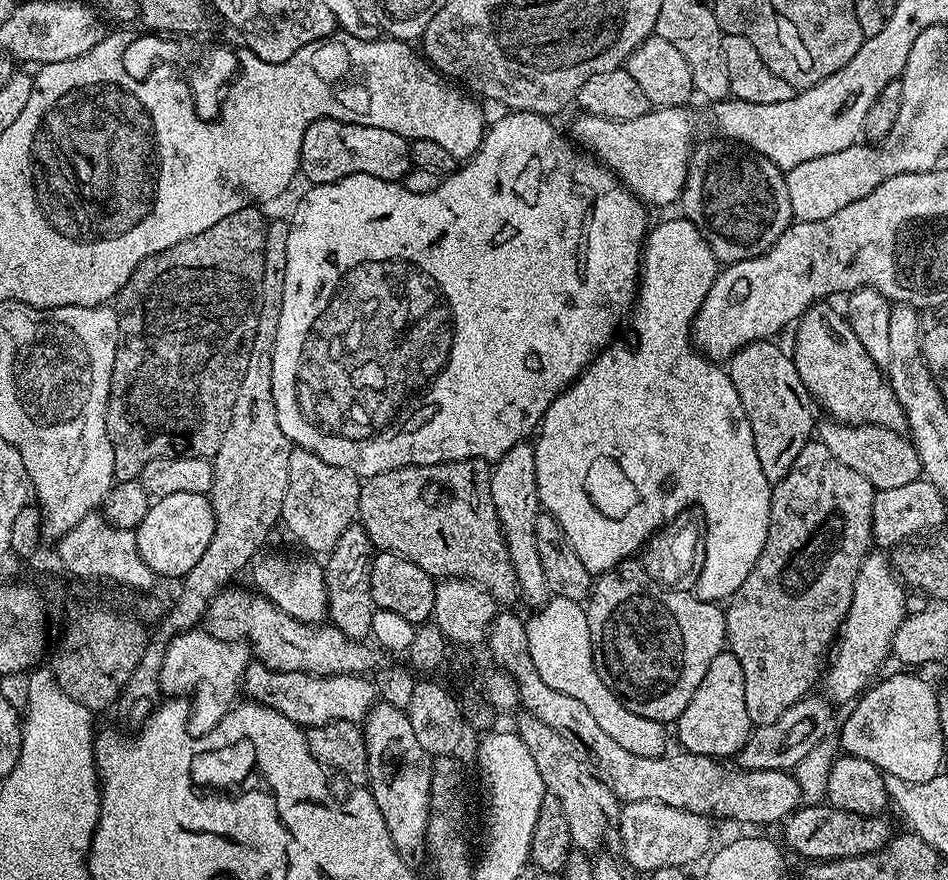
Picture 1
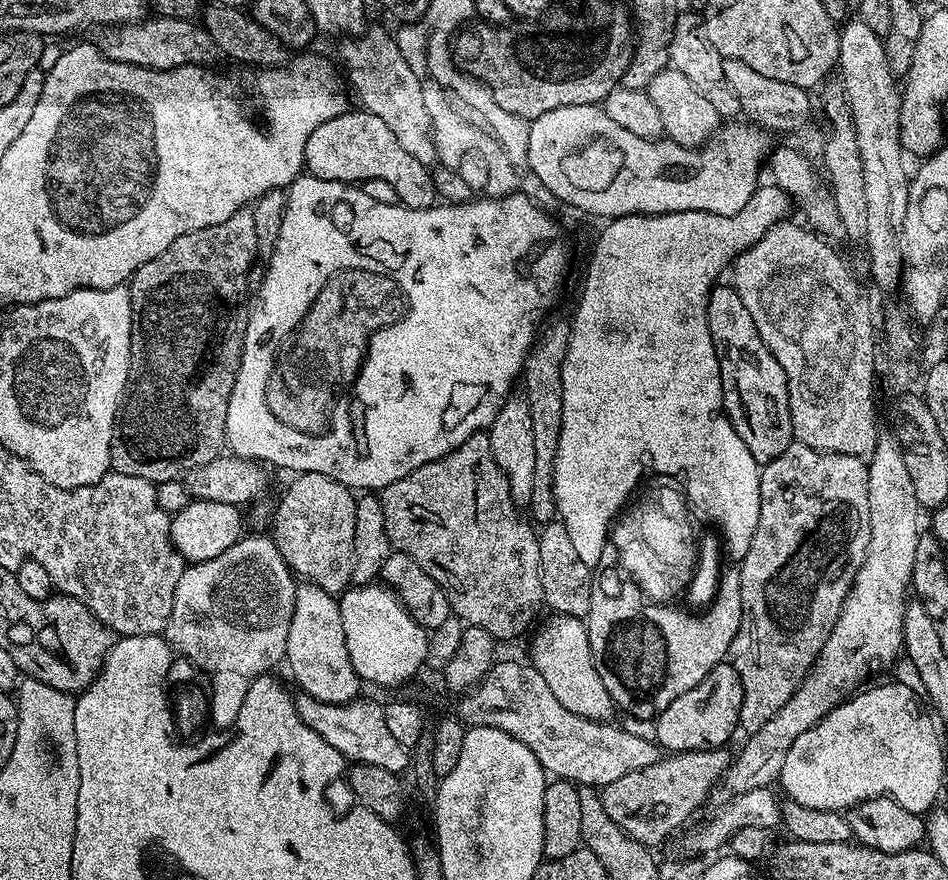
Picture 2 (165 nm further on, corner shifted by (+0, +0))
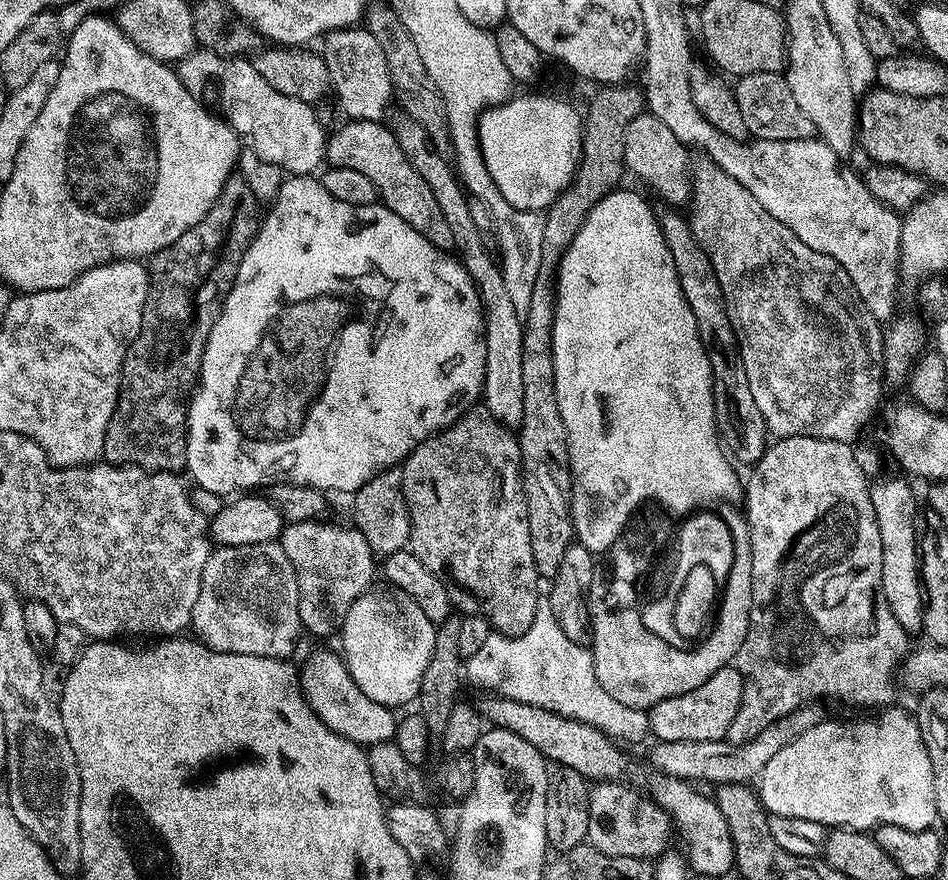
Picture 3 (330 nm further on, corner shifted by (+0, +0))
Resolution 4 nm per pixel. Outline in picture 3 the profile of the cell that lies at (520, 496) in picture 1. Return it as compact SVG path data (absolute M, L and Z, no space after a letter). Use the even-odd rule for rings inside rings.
M404 118L400 126L395 127L396 137L402 146L402 154L422 174L426 186L434 193L442 218L446 218L448 236L456 243L455 251L462 261L464 269L476 284L480 293L480 302L484 306L484 331L482 339L486 346L486 370L484 371L483 407L509 430L519 429L524 422L524 402L522 400L522 350L524 349L524 326L514 302L510 302L510 293L506 291L506 282L501 265L492 261L488 248L484 245L485 233L474 226L474 217L470 215L468 196L459 182L453 167L443 160L435 144L429 141L426 130L417 120Z

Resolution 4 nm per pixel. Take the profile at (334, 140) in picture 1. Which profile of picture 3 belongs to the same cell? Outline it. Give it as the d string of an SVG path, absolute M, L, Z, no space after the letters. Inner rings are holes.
M348 120L337 130L336 133L329 135L326 140L326 160L330 165L337 164L340 168L349 168L352 172L357 172L360 176L365 176L370 183L376 187L376 192L384 207L394 210L394 214L398 214L398 218L402 218L406 222L410 222L410 226L414 226L414 230L418 230L430 240L439 241L448 236L448 227L446 226L446 218L442 218L442 210L438 208L438 201L434 198L433 191L430 186L426 186L426 182L422 178L422 174L418 174L418 170L414 170L414 166L406 158L406 154L402 154L402 146L398 142L395 131L391 127L387 128L387 123L379 120Z

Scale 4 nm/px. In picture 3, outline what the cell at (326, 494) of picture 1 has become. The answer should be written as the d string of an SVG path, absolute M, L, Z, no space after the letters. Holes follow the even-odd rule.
M313 518L285 523L278 543L298 578L301 625L316 636L335 633L351 604L372 584L374 557L366 538L354 526L343 528L340 524L327 524L324 518Z

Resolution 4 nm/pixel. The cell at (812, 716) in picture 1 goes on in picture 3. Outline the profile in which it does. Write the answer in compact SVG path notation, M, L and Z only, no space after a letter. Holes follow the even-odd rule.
M605 780L591 785L587 843L611 856L629 856L639 860L659 857L669 847L670 817L651 795L643 796L638 789L624 783L628 782Z

